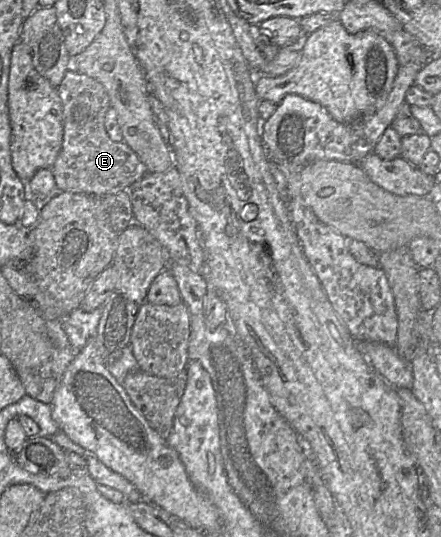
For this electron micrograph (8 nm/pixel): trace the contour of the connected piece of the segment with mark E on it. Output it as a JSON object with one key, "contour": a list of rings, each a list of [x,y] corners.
{"contour":[[[68,70],[57,89],[63,105],[63,141],[51,171],[58,191],[115,196],[128,190],[147,173],[147,168],[123,140],[115,142],[109,138],[105,129],[105,116],[111,105],[104,86],[87,75]]]}

